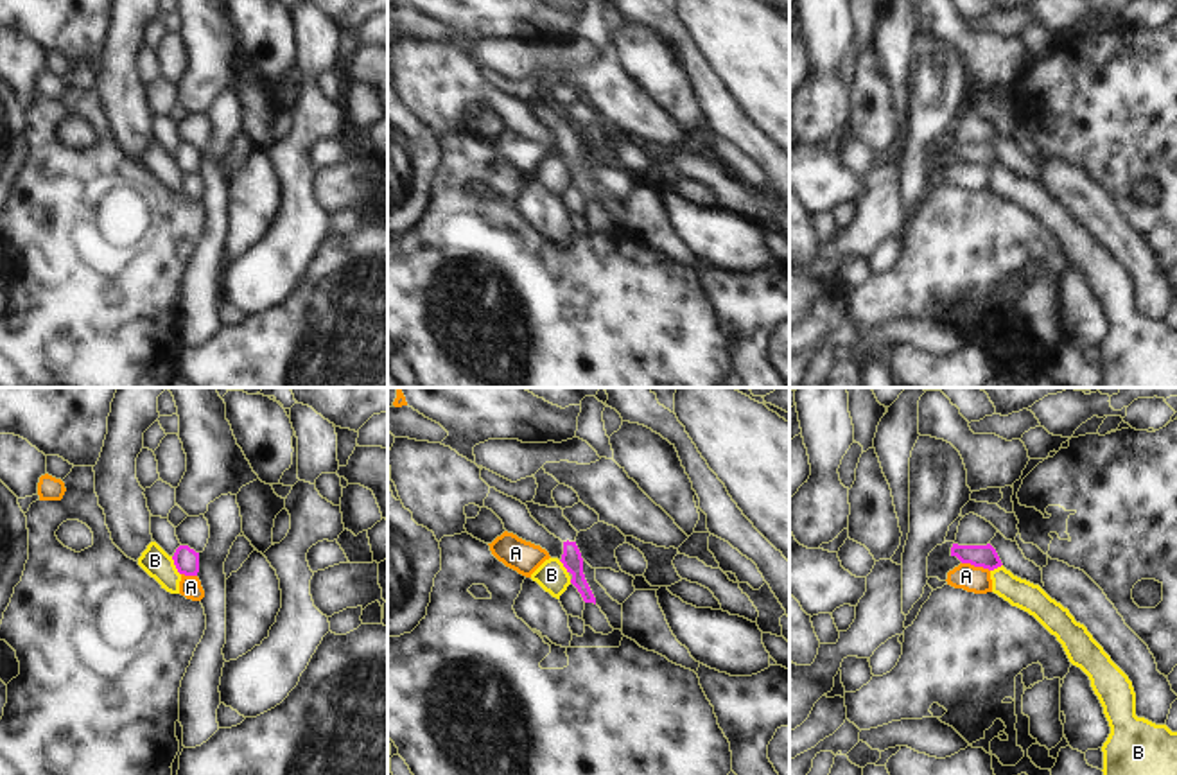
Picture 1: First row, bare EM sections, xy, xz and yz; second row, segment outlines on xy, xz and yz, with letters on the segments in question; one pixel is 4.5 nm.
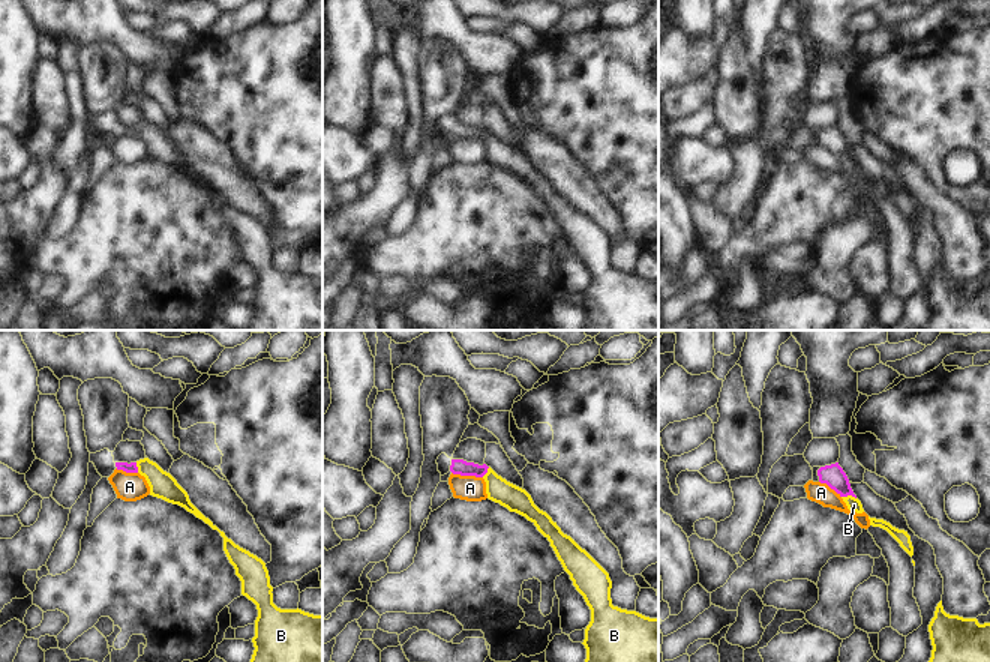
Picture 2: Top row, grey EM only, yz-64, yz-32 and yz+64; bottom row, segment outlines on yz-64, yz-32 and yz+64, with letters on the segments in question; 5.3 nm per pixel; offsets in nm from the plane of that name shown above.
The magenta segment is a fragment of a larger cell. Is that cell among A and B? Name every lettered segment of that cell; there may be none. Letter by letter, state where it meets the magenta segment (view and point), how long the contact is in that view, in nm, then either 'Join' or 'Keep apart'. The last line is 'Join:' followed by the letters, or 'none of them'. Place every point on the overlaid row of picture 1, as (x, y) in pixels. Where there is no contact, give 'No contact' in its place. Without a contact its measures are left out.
A: Touches magenta at yz (976, 566). Shared border 130 nm. Keep apart
B: Touches magenta at xy (174, 564). Shared border 100 nm. Keep apart
Join: none of them.

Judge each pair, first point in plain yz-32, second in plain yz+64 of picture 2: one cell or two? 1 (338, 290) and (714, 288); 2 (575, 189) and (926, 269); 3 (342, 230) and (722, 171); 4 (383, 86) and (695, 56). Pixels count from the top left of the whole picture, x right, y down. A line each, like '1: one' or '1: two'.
1: two
2: two
3: two
4: two

